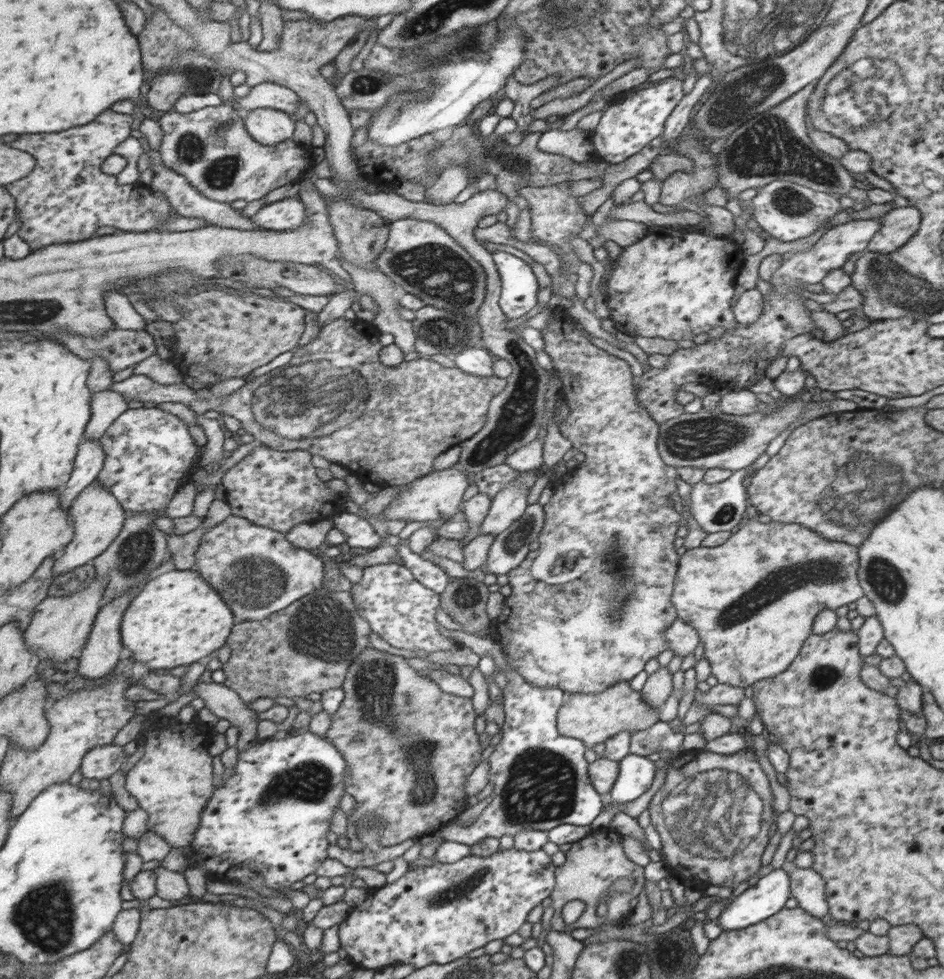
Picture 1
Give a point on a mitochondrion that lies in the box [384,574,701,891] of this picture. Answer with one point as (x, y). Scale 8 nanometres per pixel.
(541, 786)

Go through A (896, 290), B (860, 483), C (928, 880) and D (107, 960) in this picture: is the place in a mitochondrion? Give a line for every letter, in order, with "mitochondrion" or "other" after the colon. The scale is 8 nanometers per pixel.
A: mitochondrion
B: mitochondrion
C: other
D: other

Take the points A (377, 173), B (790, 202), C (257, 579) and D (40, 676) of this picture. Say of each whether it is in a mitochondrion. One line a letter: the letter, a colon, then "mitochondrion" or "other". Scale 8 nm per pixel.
A: other
B: mitochondrion
C: mitochondrion
D: other

